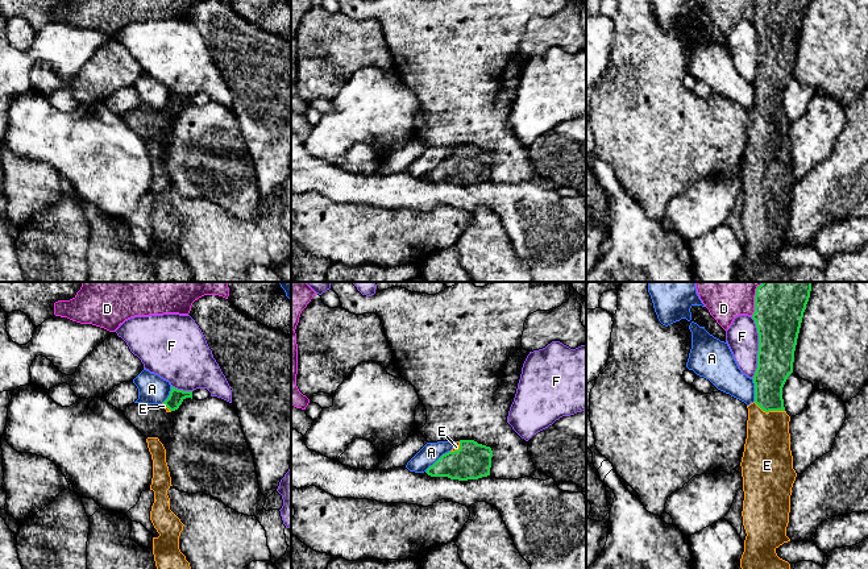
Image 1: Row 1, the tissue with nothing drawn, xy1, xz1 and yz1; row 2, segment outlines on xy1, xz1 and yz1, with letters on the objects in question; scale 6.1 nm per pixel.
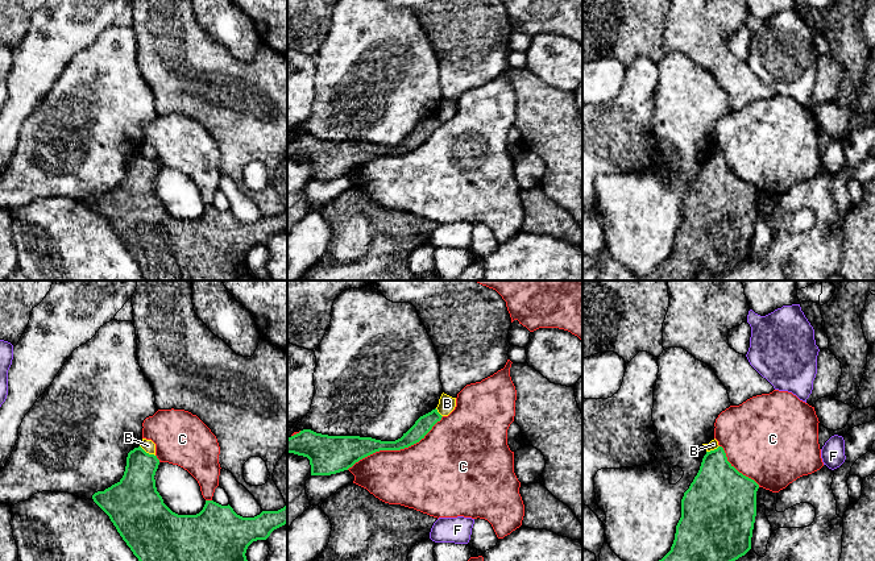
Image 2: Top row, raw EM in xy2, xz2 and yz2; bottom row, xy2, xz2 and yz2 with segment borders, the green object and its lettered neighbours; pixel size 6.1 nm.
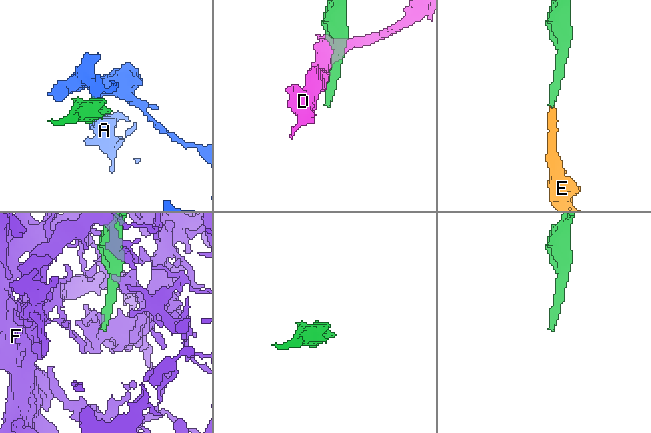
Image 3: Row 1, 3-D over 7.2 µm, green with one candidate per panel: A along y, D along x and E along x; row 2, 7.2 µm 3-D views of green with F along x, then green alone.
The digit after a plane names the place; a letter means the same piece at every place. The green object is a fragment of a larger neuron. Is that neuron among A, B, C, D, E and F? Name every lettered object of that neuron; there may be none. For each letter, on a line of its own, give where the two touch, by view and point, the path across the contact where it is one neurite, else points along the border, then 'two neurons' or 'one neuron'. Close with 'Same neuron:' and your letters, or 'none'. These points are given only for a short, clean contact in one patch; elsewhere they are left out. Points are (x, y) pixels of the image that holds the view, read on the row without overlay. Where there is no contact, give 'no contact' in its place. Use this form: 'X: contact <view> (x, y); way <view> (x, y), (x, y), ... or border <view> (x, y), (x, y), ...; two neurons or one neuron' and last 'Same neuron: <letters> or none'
A: contact xz1 (437, 165); two neurons
B: contact xy2 (148, 158); border xy2 (140, 150), (154, 161); two neurons
C: contact xz2 (394, 154); two neurons
D: contact yz1 (755, 11); two neurons
E: contact yz1 (769, 115); way yz1 (773, 74), (769, 82), (769, 115), (767, 156); one neuron
F: contact yz1 (759, 53); two neurons
Same neuron: E

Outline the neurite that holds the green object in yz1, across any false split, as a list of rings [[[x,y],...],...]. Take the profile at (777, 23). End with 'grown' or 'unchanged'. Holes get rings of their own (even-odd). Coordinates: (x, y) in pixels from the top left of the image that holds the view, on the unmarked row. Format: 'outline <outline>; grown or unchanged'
outline [[[755,0],[752,24],[759,38],[757,74],[752,83],[755,88],[755,107],[747,111],[747,144],[740,167],[744,196],[742,221],[747,238],[744,257],[740,263],[744,282],[792,282],[790,269],[776,258],[780,250],[790,246],[786,241],[786,232],[789,228],[792,192],[797,182],[790,155],[790,121],[784,112],[782,92],[793,78],[794,55],[809,3],[810,0]]]; grown

